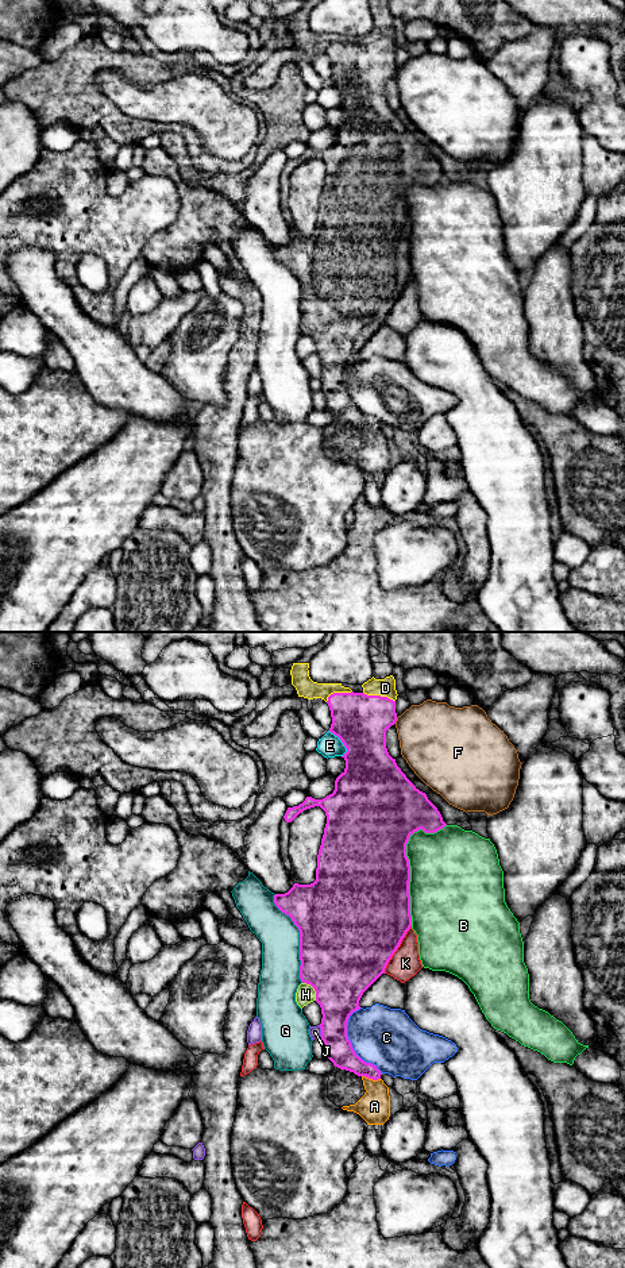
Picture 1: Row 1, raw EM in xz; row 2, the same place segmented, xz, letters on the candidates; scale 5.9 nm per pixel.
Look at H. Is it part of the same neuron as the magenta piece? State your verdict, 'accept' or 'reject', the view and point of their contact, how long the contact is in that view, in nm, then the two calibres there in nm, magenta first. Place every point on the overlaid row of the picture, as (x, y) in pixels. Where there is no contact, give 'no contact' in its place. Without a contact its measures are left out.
reject | xz (313, 987) | 140 nm | 480/120 nm

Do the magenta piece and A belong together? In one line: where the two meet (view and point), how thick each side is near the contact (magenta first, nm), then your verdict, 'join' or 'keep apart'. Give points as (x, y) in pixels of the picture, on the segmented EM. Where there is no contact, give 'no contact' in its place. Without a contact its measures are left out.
xz (371, 1078) | 160/190 nm | join

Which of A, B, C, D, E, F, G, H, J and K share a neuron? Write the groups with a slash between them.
A D / B / C J / E / F / G / H / K

